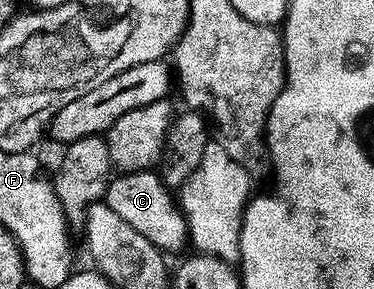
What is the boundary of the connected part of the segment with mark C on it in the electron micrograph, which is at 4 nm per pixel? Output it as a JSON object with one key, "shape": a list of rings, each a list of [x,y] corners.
{"shape":[[[148,170],[116,175],[107,189],[105,202],[117,210],[117,214],[121,214],[121,218],[125,218],[125,222],[137,230],[137,234],[145,234],[145,238],[149,238],[155,248],[170,254],[181,251],[183,244],[185,248],[188,243],[187,219],[183,216],[180,201],[171,197],[172,189],[165,183],[164,177],[157,173]]]}

